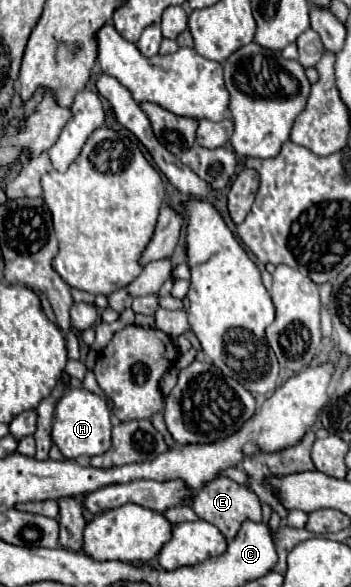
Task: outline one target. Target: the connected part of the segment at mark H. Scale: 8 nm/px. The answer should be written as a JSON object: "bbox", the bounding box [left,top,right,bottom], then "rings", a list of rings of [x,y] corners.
{"bbox":[52,387,112,459],"rings":[[[84,387],[80,389],[68,389],[56,403],[54,409],[54,423],[52,423],[52,441],[64,455],[64,459],[76,459],[82,455],[94,457],[102,455],[104,451],[110,449],[110,433],[112,433],[112,423],[110,423],[110,409],[106,401]]]}

